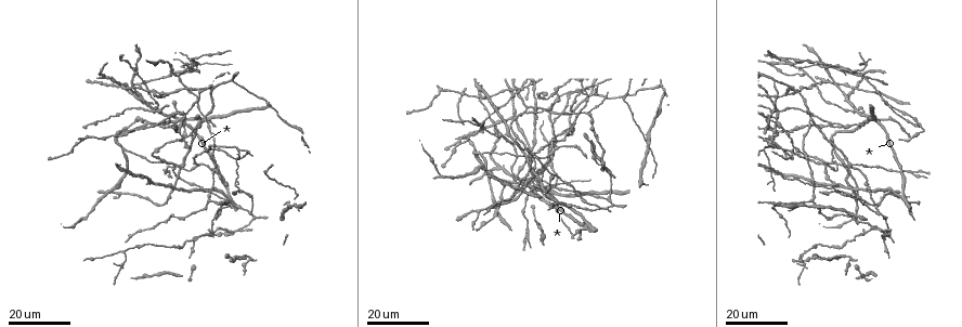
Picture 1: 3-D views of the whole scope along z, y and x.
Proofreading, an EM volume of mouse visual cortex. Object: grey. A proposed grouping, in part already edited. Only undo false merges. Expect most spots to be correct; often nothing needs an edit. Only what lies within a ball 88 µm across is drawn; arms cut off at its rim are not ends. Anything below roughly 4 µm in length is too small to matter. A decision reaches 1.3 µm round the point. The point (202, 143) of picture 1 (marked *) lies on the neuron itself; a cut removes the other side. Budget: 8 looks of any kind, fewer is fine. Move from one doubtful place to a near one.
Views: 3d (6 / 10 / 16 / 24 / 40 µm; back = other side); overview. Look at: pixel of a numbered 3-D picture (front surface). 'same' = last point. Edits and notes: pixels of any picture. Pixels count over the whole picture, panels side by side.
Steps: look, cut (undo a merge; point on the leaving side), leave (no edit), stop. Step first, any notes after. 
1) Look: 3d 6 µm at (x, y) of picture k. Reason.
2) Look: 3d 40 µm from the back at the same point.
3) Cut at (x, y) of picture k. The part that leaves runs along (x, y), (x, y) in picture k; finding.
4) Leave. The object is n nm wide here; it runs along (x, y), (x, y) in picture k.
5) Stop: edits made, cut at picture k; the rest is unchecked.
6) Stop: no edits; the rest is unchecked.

Look: 3d 16 µm at (852, 164) of picture 1.

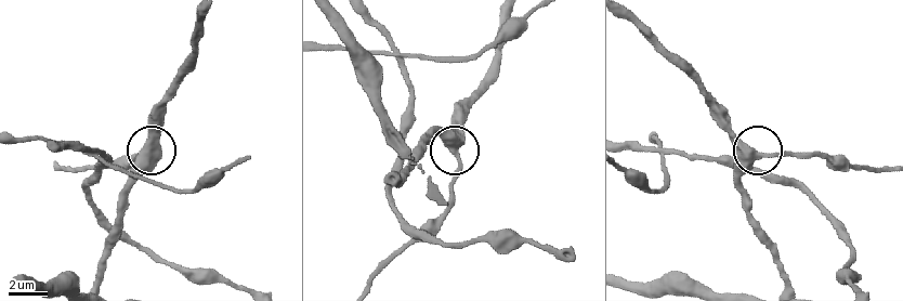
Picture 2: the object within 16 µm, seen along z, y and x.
Look: 3d 10 µm at (458, 151) of picture 2.

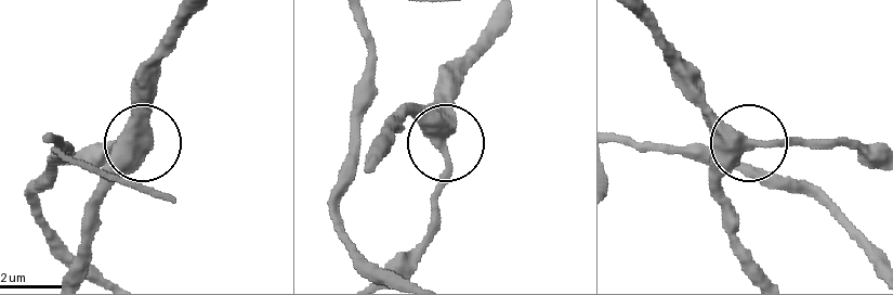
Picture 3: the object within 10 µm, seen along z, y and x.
Leave. The side arm is 30 µm long; it runs along (766, 274), (738, 236), (723, 174), (759, 143), (842, 143) in picture 3; continuous, no second neuron.

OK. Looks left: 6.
Look: 3d 16 µm at (526, 87) of picture 1. Arms part here.

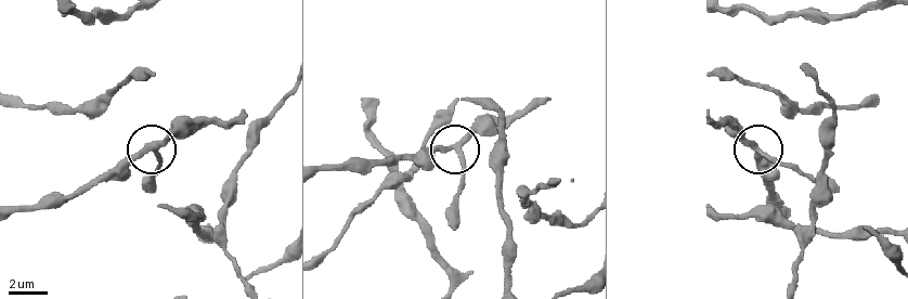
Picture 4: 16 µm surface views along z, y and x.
Look: 3d 6 µm at (446, 146) of picture 4.

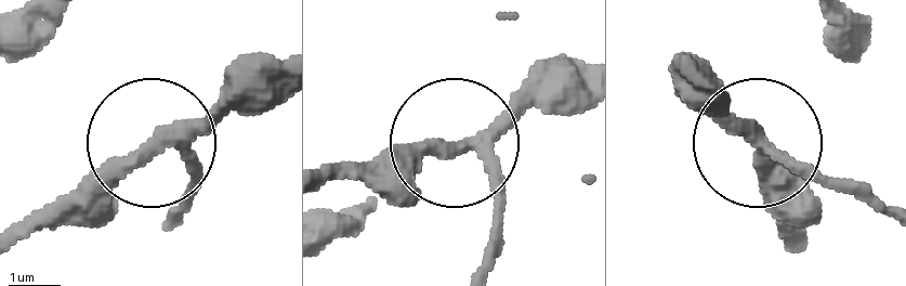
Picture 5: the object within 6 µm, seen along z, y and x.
Look: 3d 6 µm from the back at (150, 146) of picture 5.

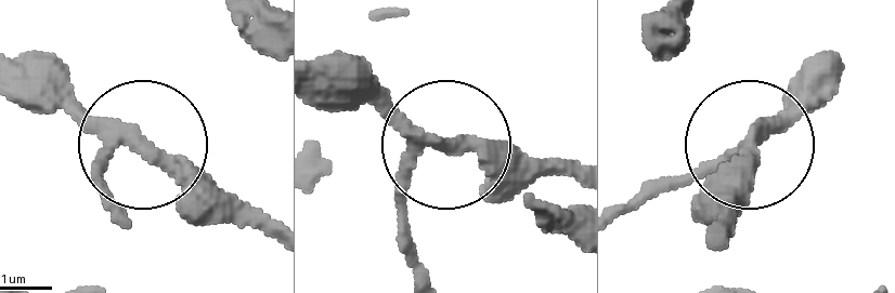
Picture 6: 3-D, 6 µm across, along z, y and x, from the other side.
Leave. 3 arms meet here; one neuron here.

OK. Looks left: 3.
Look: 3d 16 µm at (843, 68) of picture 1. Two arms in line, one across.

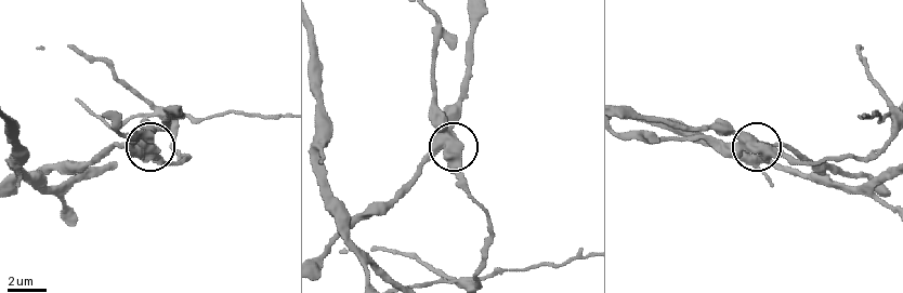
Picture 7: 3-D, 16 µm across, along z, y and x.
Look: 3d 6 µm at (747, 141) of picture 7. Zoom in.

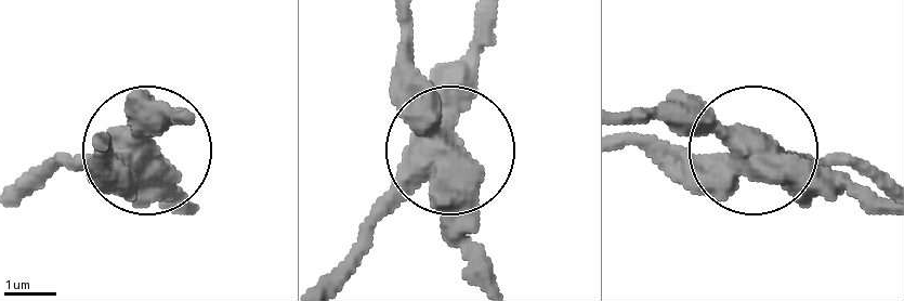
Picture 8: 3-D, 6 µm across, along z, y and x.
Cut at (102, 181) of picture 8. The part that leaves runs along (447, 161), (476, 274) in picture 8; two neurons meet here.

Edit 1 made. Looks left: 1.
Stop: edits made, cut at picture 8; the rest is unchecked.

